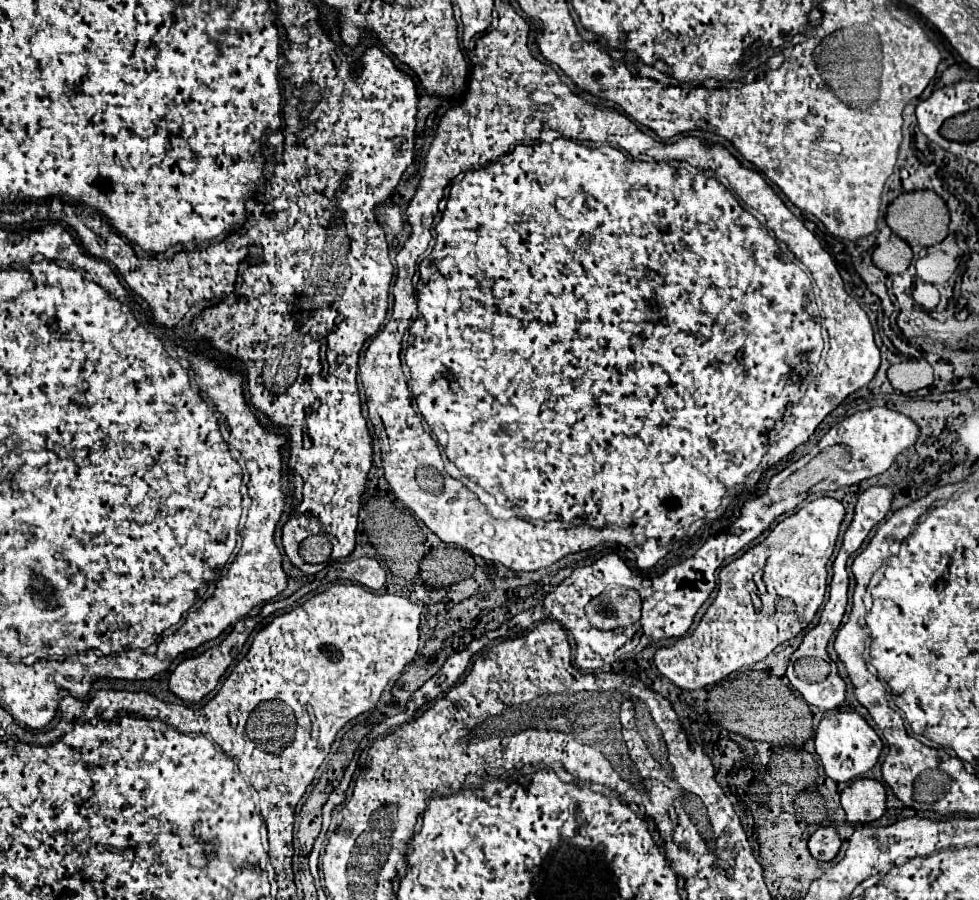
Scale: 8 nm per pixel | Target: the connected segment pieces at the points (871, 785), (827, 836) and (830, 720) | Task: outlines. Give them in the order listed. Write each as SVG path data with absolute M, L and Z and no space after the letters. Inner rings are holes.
M861 778L841 792L847 822L873 822L885 812L885 788L877 780Z
M819 826L813 832L813 836L809 838L807 848L809 848L813 858L817 858L821 862L829 862L829 860L833 860L837 856L837 852L841 848L841 838L839 838L835 828Z
M835 712L821 720L815 730L815 752L829 778L835 782L849 782L877 764L883 742L875 730L857 712Z

